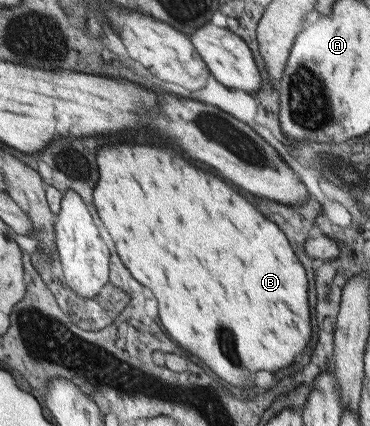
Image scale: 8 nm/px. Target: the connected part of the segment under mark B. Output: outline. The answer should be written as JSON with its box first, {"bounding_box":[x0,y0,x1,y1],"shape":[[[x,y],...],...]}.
{"bounding_box":[92,143,310,387],"shape":[[[114,143],[100,147],[96,153],[96,165],[98,165],[98,183],[92,189],[92,199],[97,213],[100,213],[100,221],[104,221],[104,227],[112,237],[116,237],[116,255],[124,263],[124,267],[130,271],[130,275],[144,287],[148,287],[154,293],[154,299],[158,301],[158,317],[162,323],[162,330],[168,331],[169,339],[174,339],[180,347],[186,347],[192,355],[200,357],[220,379],[228,381],[234,387],[250,387],[252,377],[256,371],[276,371],[294,361],[298,353],[302,353],[304,345],[310,339],[310,309],[306,299],[306,275],[304,268],[294,257],[286,237],[282,231],[266,221],[242,195],[238,195],[230,185],[226,185],[222,179],[214,177],[208,171],[202,171],[188,163],[180,153],[160,147],[160,145],[148,145],[148,143]]]}

